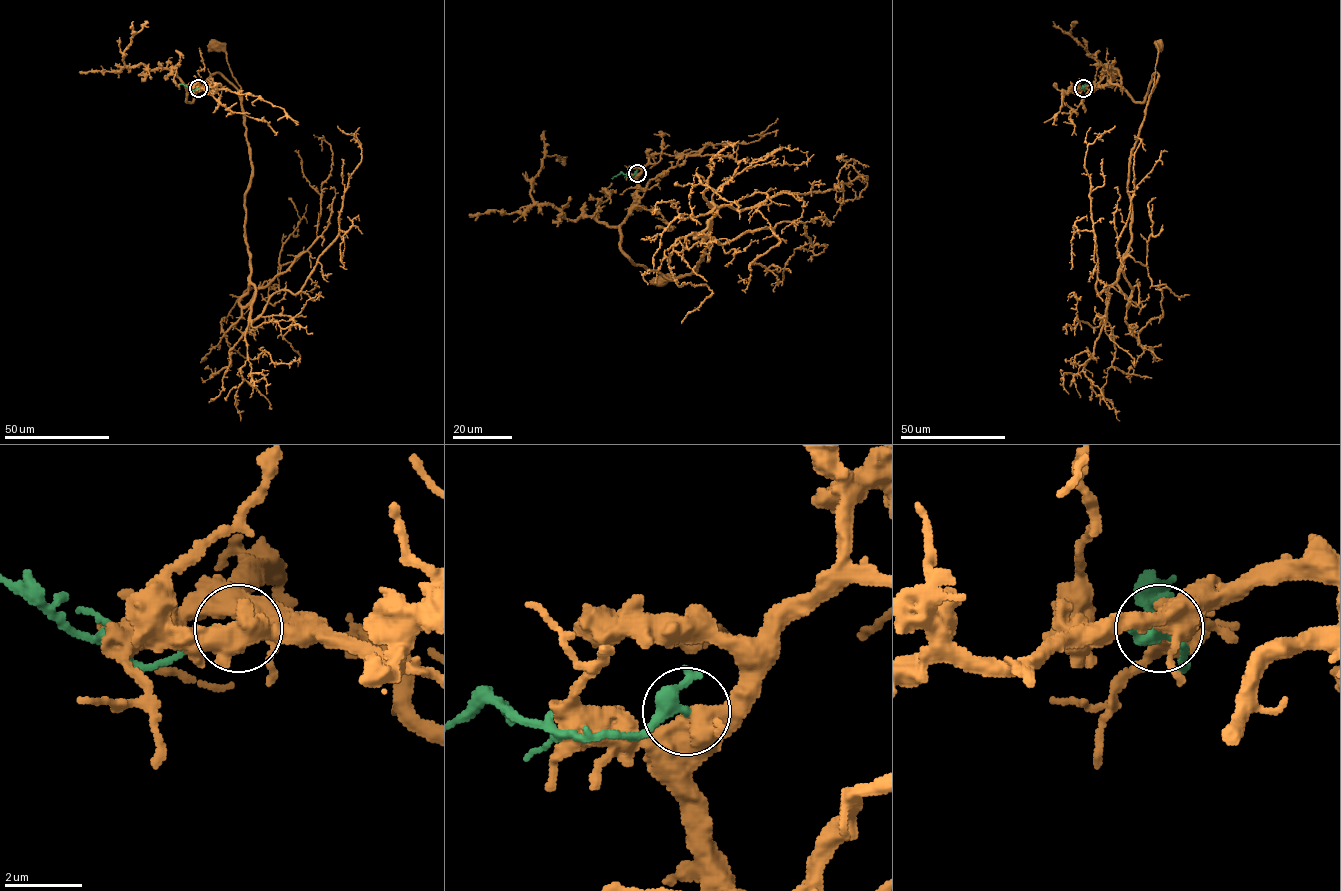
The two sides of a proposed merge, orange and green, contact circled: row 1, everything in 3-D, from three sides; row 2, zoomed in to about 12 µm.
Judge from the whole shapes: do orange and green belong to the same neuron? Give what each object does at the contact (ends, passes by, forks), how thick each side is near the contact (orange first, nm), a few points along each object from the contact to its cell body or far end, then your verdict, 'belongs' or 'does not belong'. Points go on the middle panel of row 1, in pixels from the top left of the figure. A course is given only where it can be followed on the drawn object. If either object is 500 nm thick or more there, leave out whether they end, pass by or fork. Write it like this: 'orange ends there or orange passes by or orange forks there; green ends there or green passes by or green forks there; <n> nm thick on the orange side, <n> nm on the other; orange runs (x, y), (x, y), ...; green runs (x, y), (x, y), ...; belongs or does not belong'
500 nm thick on the orange side, 320 nm on the other; orange runs (637, 174), (637, 205), (620, 226), (621, 249), (669, 278), (698, 266), (661, 280); green runs (637, 174), (628, 176), (620, 173), (611, 178); does not belong

